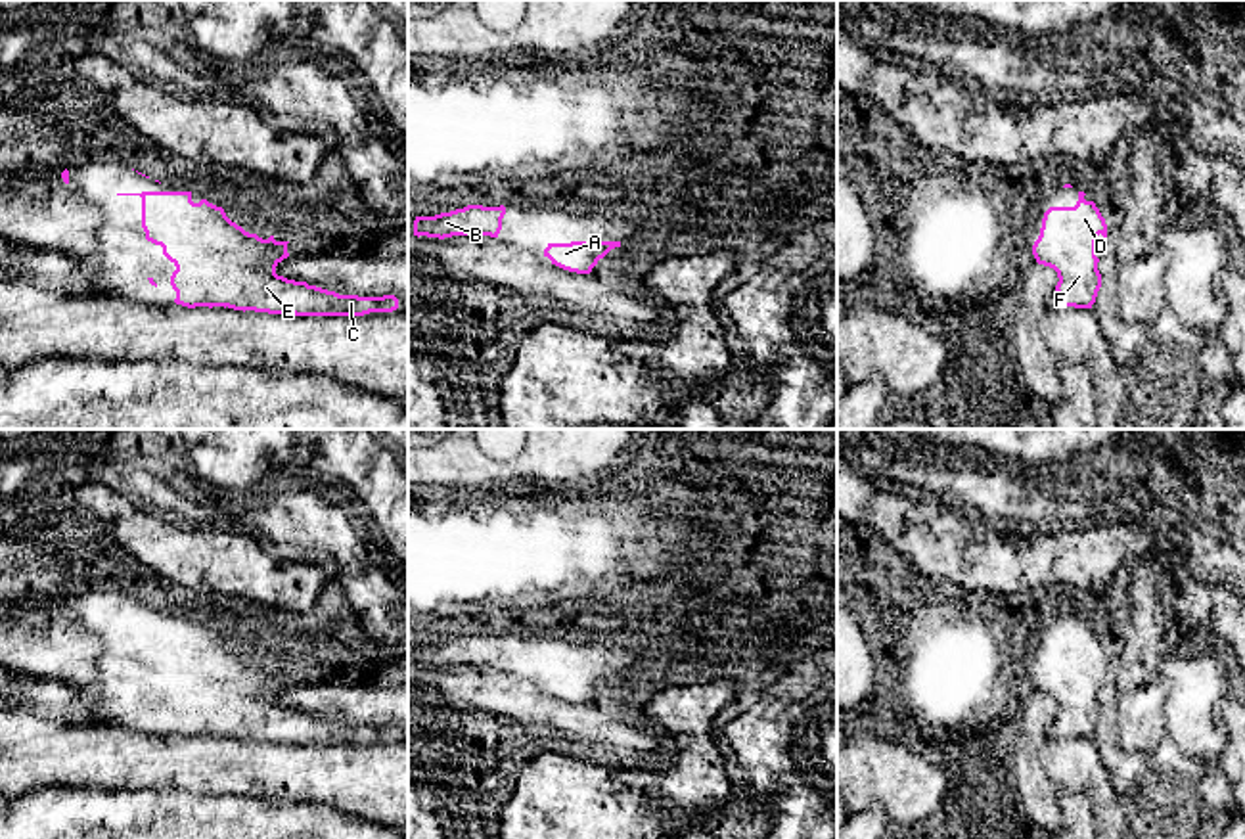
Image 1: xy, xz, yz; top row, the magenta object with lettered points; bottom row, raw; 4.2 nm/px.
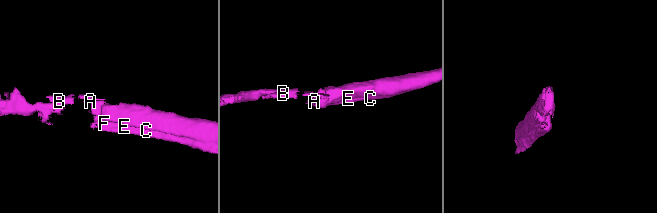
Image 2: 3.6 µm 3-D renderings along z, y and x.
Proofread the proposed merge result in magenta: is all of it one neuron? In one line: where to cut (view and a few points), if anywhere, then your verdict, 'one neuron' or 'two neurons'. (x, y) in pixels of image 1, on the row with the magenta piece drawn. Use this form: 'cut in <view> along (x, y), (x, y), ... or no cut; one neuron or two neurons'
no cut; one neuron

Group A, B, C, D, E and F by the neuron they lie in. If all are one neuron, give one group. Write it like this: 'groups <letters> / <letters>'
groups A B C D E F

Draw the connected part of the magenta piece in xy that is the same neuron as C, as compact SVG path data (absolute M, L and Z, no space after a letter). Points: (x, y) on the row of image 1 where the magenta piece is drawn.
M142 192L117 193L142 197L142 228L146 239L161 245L163 255L176 266L170 285L176 291L176 305L228 306L234 310L255 310L268 314L295 316L364 316L370 312L393 312L398 308L395 295L358 297L339 295L306 282L287 280L276 274L276 266L289 257L287 243L245 232L232 222L222 207L201 199L192 201L192 192Z

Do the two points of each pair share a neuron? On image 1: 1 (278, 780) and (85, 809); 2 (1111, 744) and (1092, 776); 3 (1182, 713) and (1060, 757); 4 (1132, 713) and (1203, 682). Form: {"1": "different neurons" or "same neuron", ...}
{"1": "different neurons", "2": "different neurons", "3": "different neurons", "4": "different neurons"}

